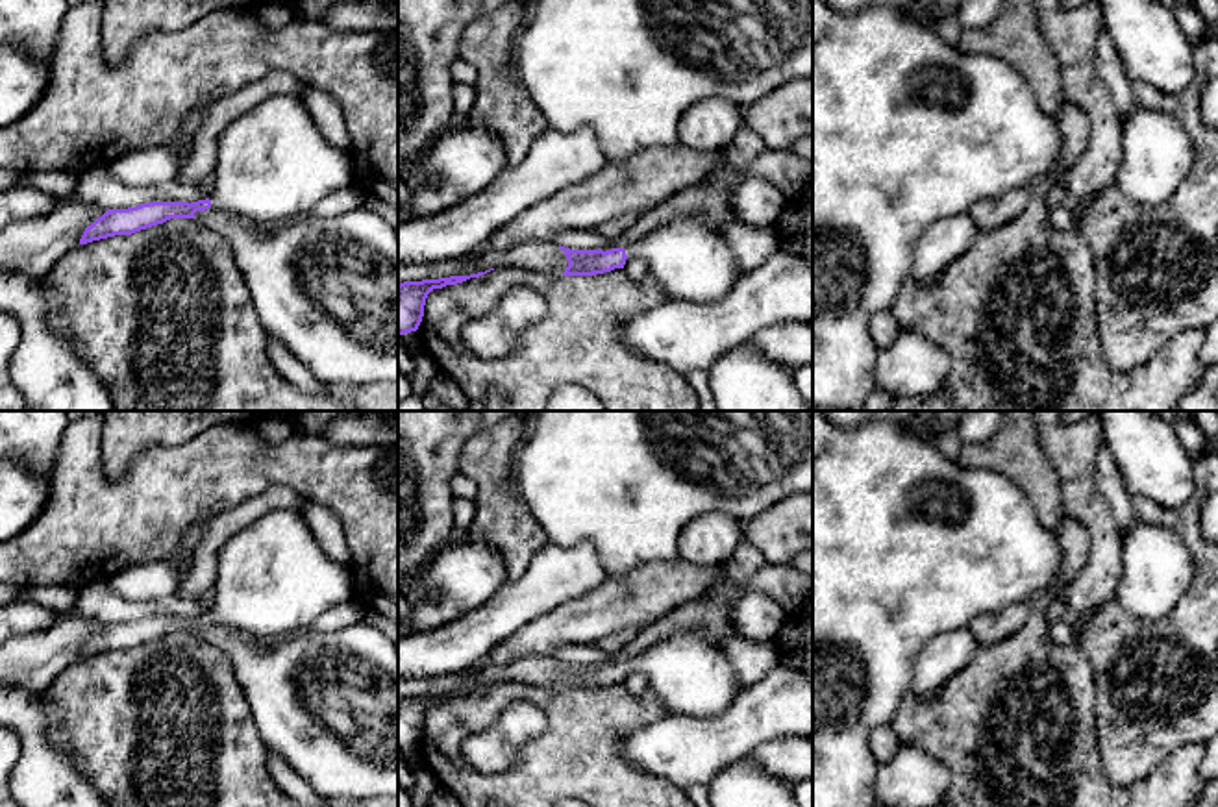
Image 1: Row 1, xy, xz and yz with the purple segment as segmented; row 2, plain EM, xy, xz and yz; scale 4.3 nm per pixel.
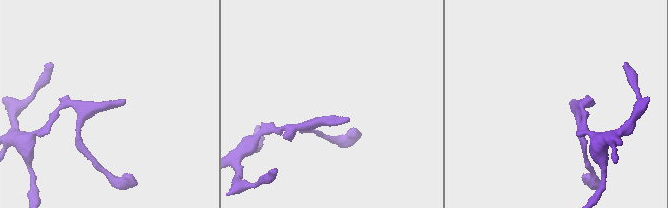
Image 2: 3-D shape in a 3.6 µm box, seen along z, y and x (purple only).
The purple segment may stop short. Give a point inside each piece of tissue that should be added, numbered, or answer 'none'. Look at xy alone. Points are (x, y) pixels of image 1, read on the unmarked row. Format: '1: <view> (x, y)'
1: xy (274, 580)

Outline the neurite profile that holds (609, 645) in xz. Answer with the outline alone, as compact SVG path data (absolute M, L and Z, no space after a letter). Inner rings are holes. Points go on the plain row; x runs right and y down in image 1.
M622 627L622 629L615 631L615 633L609 633L609 635L605 635L605 637L598 639L598 640L594 642L594 646L596 646L602 653L605 653L605 655L615 655L615 653L618 653L622 648L626 648L629 642L633 642L637 635L639 635L637 629L633 629L633 627Z

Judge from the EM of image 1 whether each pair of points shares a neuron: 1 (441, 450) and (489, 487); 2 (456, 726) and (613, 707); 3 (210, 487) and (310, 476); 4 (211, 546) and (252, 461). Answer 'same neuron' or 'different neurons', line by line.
1: different neurons
2: same neuron
3: same neuron
4: different neurons

